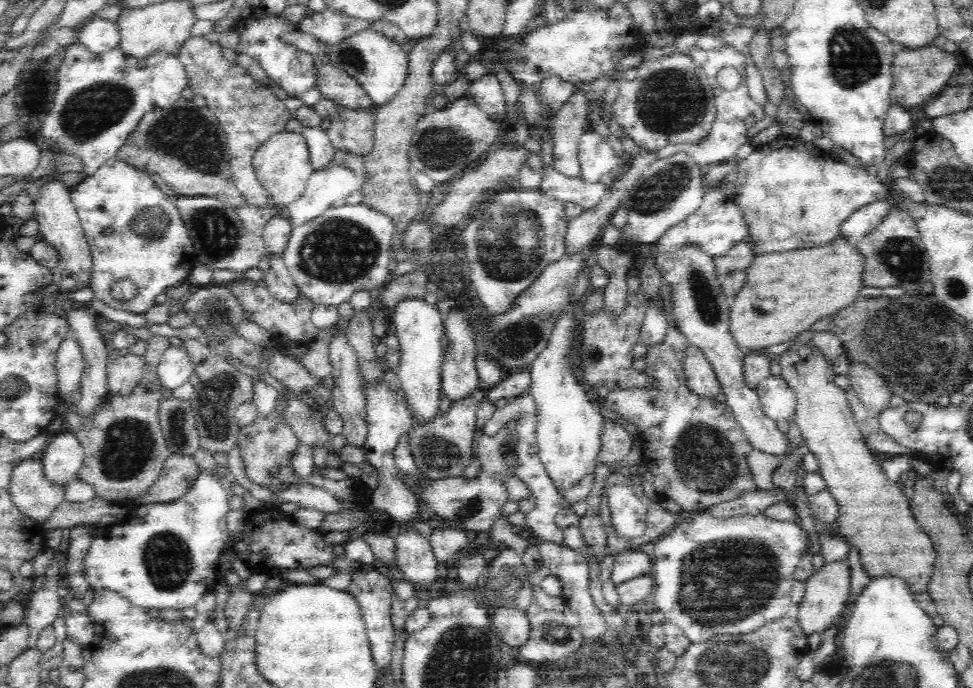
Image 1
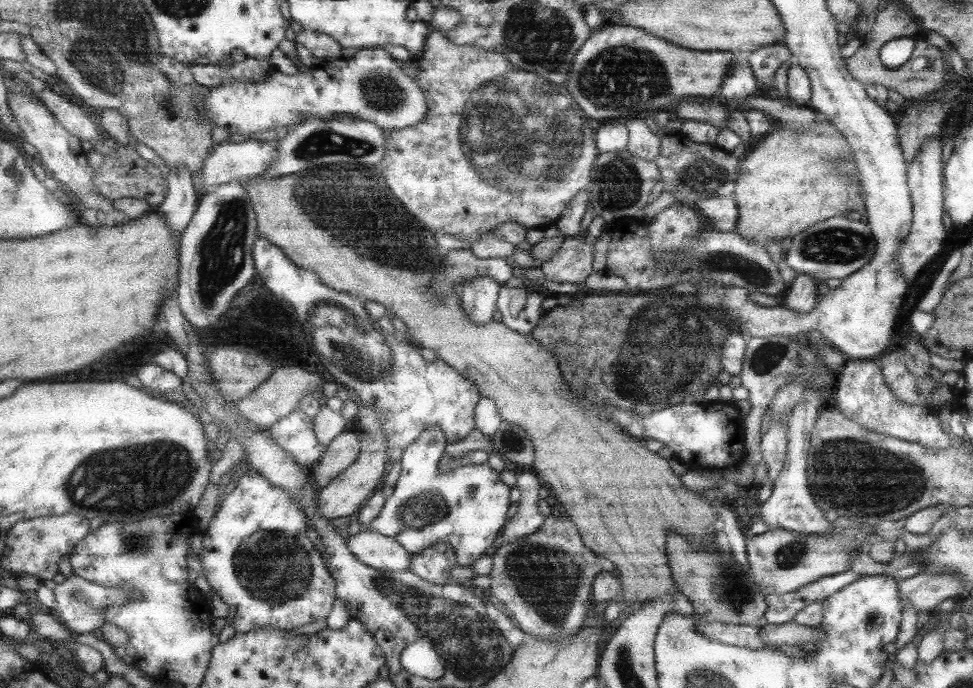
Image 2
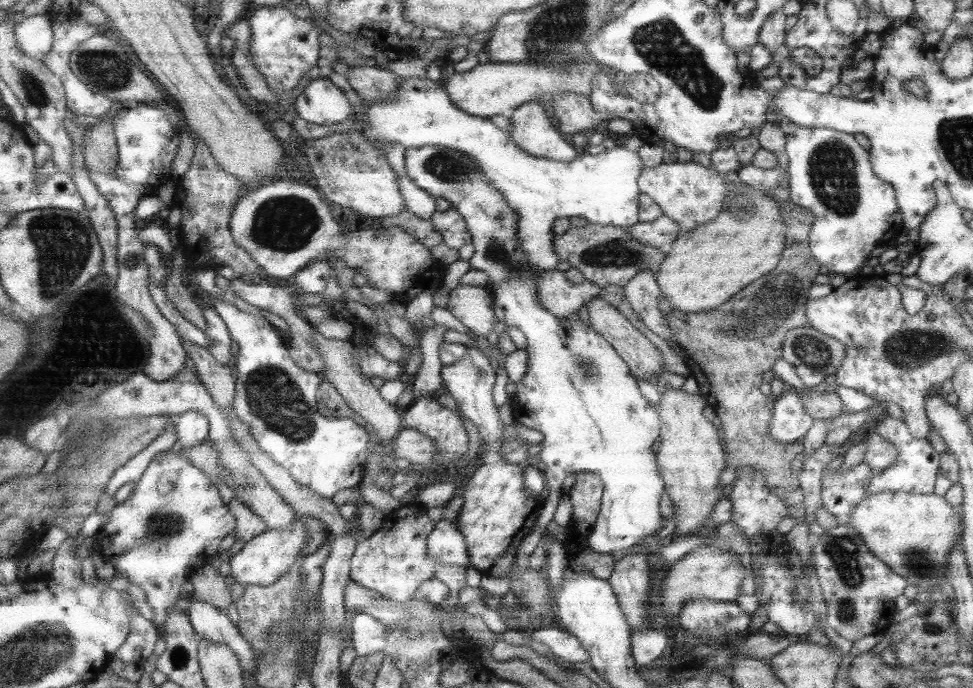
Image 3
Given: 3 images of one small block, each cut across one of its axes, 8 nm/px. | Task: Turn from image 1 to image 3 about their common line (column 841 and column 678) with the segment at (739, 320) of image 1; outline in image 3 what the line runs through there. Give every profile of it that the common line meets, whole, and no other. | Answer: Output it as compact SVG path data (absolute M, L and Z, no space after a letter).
M745 184L729 187L725 197L725 208L716 218L676 237L654 274L660 295L672 308L691 313L711 310L777 265L785 233L777 202Z

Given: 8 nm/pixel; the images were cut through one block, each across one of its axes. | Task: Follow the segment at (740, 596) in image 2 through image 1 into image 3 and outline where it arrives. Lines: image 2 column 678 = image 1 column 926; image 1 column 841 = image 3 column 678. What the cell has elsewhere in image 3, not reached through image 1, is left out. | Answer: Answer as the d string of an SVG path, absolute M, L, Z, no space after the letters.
M666 386L655 404L659 416L659 446L656 468L664 483L664 492L672 502L675 519L673 536L697 534L694 532L709 518L711 507L726 491L717 490L717 480L721 469L725 468L725 456L718 427L703 415L706 404L701 395L687 395L683 389Z

